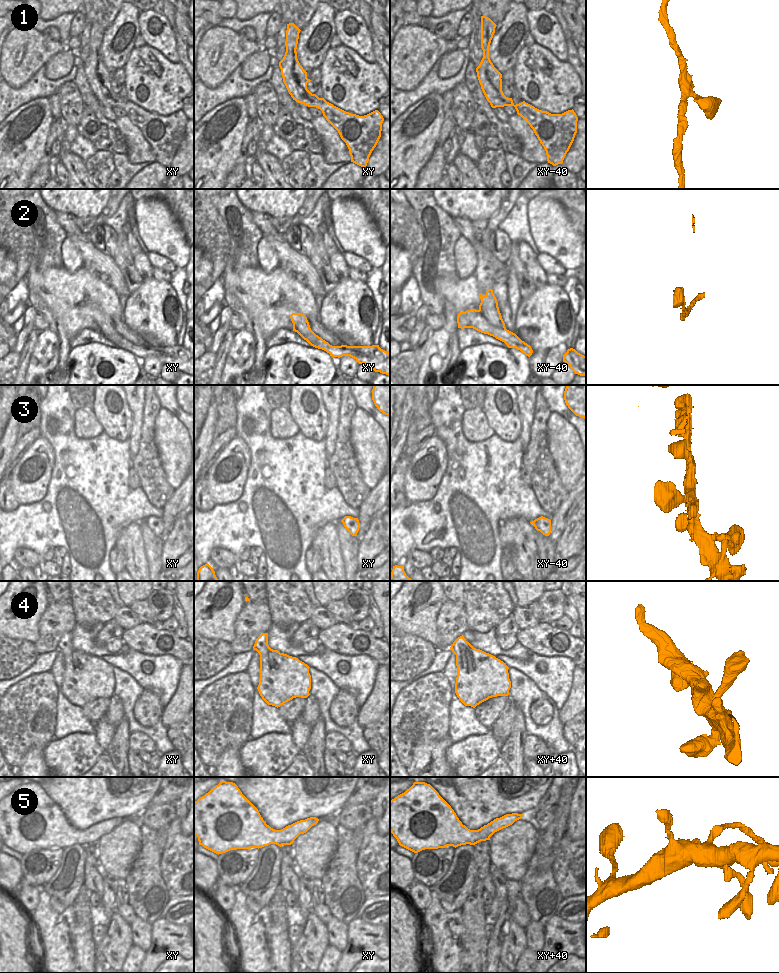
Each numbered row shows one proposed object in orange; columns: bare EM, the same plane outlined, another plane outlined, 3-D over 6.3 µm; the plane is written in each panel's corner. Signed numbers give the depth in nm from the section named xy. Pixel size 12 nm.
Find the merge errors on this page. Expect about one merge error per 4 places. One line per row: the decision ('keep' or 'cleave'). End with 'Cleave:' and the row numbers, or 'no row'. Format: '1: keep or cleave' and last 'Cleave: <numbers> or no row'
1: keep
2: keep
3: keep
4: keep
5: keep
Cleave: no row

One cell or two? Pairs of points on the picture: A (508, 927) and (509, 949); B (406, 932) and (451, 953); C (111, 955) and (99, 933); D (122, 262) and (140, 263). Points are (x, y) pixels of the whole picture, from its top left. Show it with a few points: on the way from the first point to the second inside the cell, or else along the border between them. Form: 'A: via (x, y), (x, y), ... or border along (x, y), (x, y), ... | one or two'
A: via (509, 932), (509, 944) | one
B: border along (418, 942), (419, 949) | two
C: border along (107, 927), (105, 935), (96, 943) | two
D: border along (133, 257), (133, 265), (143, 279) | two

